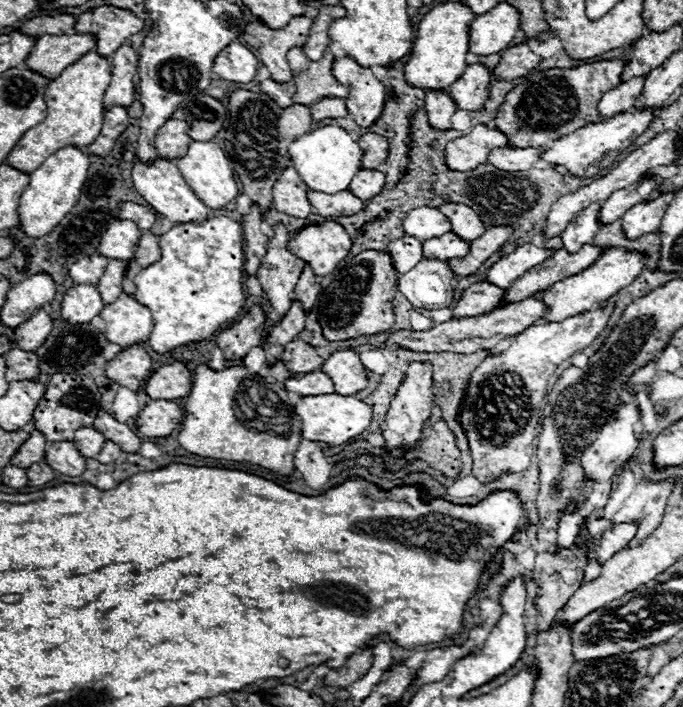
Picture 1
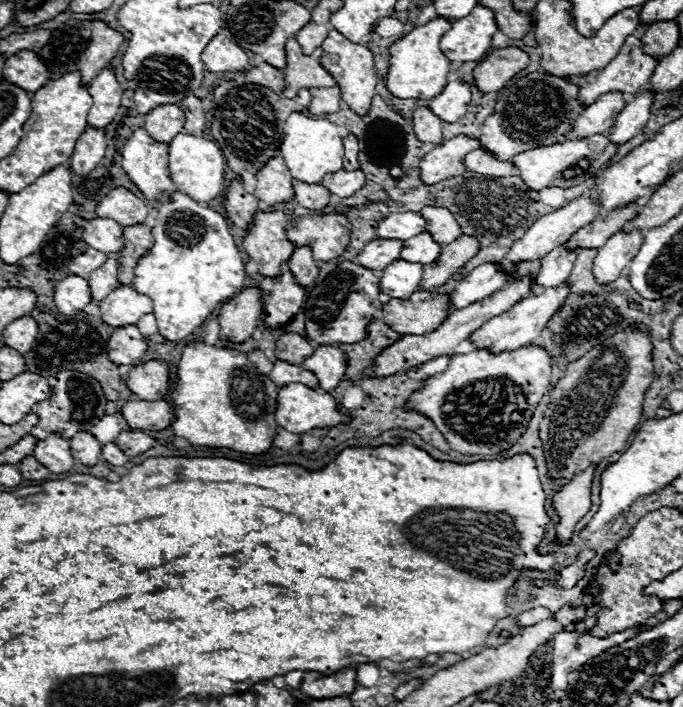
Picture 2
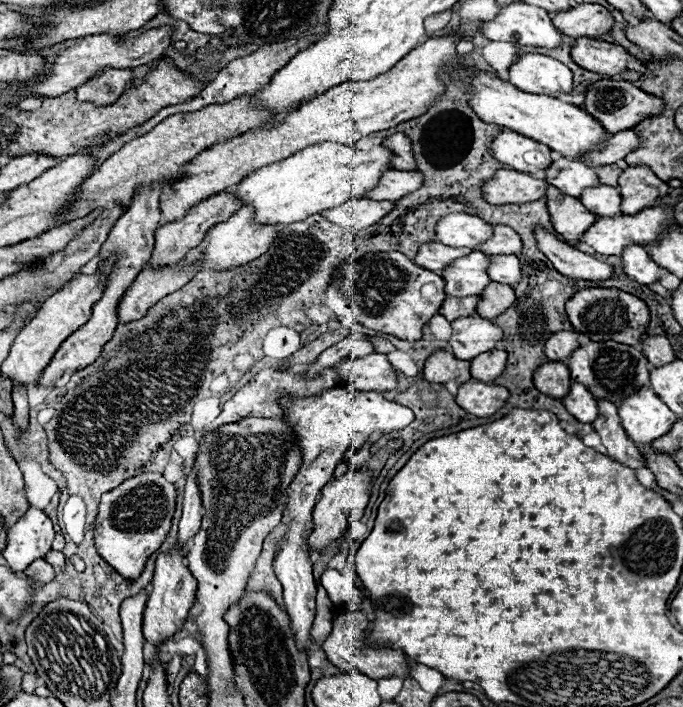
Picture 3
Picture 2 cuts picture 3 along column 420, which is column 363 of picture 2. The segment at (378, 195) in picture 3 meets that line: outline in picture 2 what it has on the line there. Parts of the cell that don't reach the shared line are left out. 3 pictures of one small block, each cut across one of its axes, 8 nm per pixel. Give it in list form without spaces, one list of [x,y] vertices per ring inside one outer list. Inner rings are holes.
[[[340,170],[340,174],[326,174],[324,182],[320,182],[324,188],[328,188],[334,196],[346,198],[352,196],[356,190],[360,190],[366,184],[366,176],[362,170]]]

